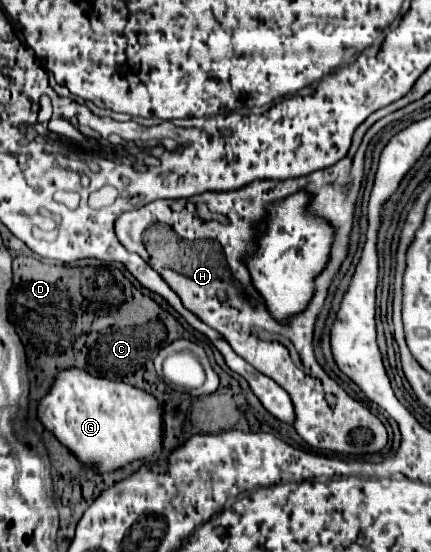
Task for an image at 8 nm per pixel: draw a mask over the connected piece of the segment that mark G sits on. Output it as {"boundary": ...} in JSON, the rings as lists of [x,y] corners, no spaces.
{"boundary":[[[69,368],[59,372],[53,388],[39,404],[39,420],[45,424],[45,428],[51,430],[57,436],[57,440],[63,446],[67,446],[81,462],[95,464],[95,470],[99,472],[117,470],[133,460],[155,462],[163,440],[161,418],[163,418],[163,410],[151,394],[123,382],[111,382],[105,378],[91,376],[79,368]]]}

